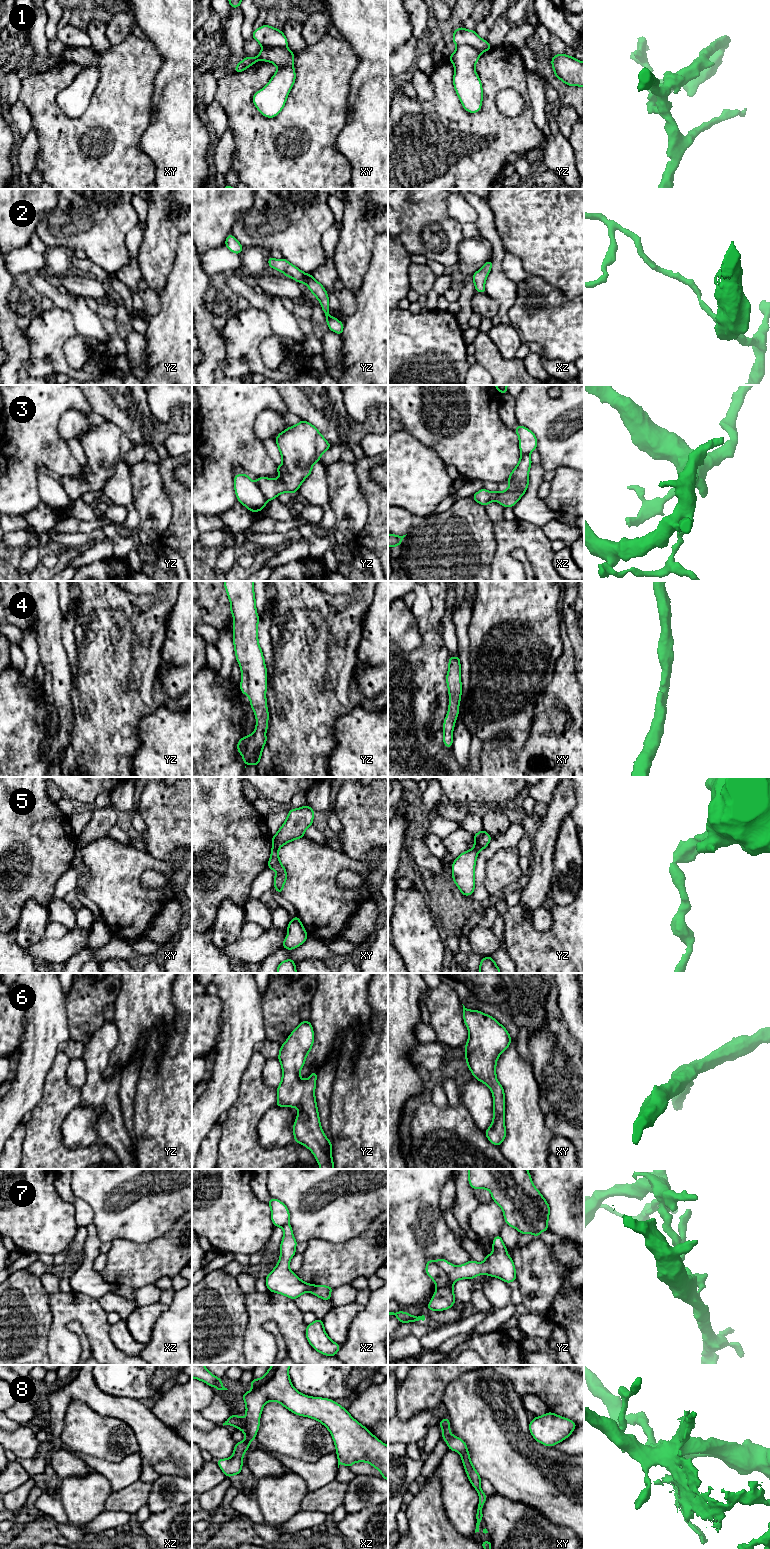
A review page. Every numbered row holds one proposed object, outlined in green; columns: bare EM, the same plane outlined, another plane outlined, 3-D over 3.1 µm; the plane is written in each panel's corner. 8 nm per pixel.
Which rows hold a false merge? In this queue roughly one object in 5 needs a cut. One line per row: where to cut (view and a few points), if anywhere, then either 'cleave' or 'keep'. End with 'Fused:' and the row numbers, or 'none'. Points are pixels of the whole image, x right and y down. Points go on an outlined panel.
1: cut xy (263, 46), (286, 48); cleave
2: cut none; keep
3: cut yz (256, 483), (267, 500); cleave
4: cut none; keep
5: cut xy (272, 848), (277, 850); cleave
6: cut none; keep
7: cut yz (437, 1262), (447, 1278), (447, 1282), (439, 1289); cleave
8: cut none; keep
Fused: 1, 3, 5, 7

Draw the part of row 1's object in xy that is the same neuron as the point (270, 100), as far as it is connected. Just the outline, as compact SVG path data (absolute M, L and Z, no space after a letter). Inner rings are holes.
M263 47L258 58L277 66L277 71L268 84L252 98L255 107L263 116L273 118L282 111L295 83L294 52L288 48Z

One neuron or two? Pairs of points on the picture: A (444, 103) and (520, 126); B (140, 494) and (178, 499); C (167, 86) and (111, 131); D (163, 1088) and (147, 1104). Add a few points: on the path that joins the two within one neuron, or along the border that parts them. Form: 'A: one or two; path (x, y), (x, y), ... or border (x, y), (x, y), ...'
A: one; path (463, 122), (468, 127), (501, 127)
B: two; border (160, 476), (172, 507), (172, 519), (169, 522)
C: two; border (155, 77), (151, 98), (151, 117), (148, 123)
D: one; path (159, 1092), (151, 1100)

